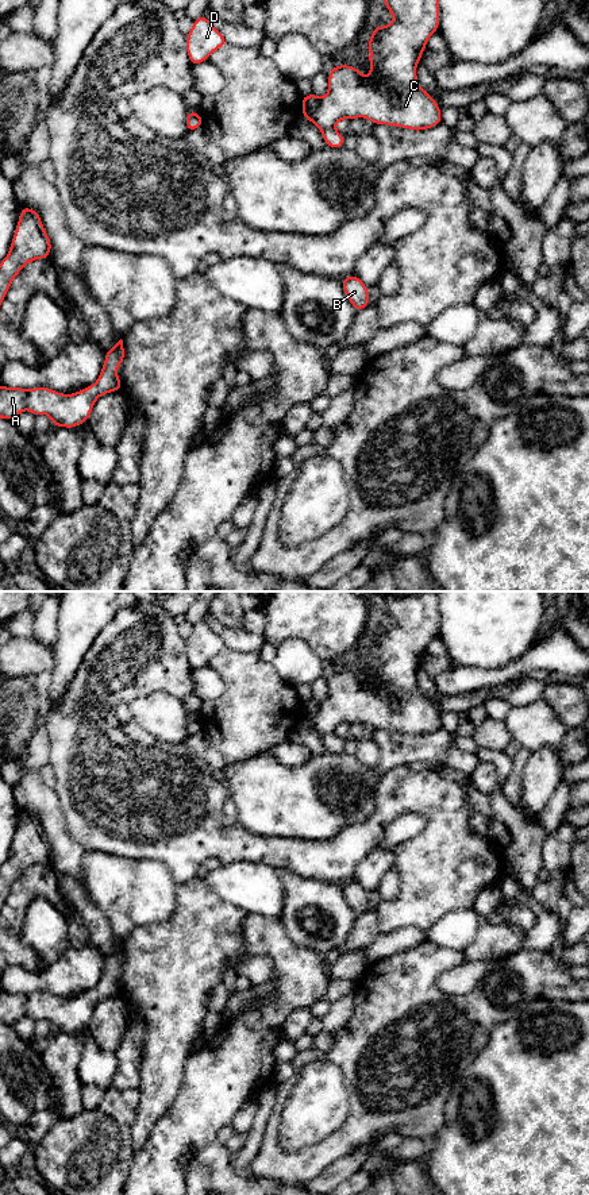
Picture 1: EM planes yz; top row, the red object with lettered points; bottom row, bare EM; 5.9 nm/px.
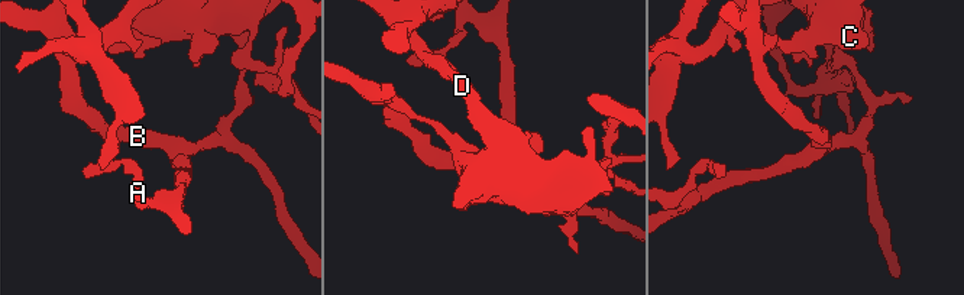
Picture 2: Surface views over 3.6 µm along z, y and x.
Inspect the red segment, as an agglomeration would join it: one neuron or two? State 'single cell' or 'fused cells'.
fused cells

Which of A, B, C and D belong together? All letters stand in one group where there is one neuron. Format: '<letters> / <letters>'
A B / C D

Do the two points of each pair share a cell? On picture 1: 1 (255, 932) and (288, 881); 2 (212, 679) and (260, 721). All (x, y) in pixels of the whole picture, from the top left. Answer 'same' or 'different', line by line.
1: different
2: different

